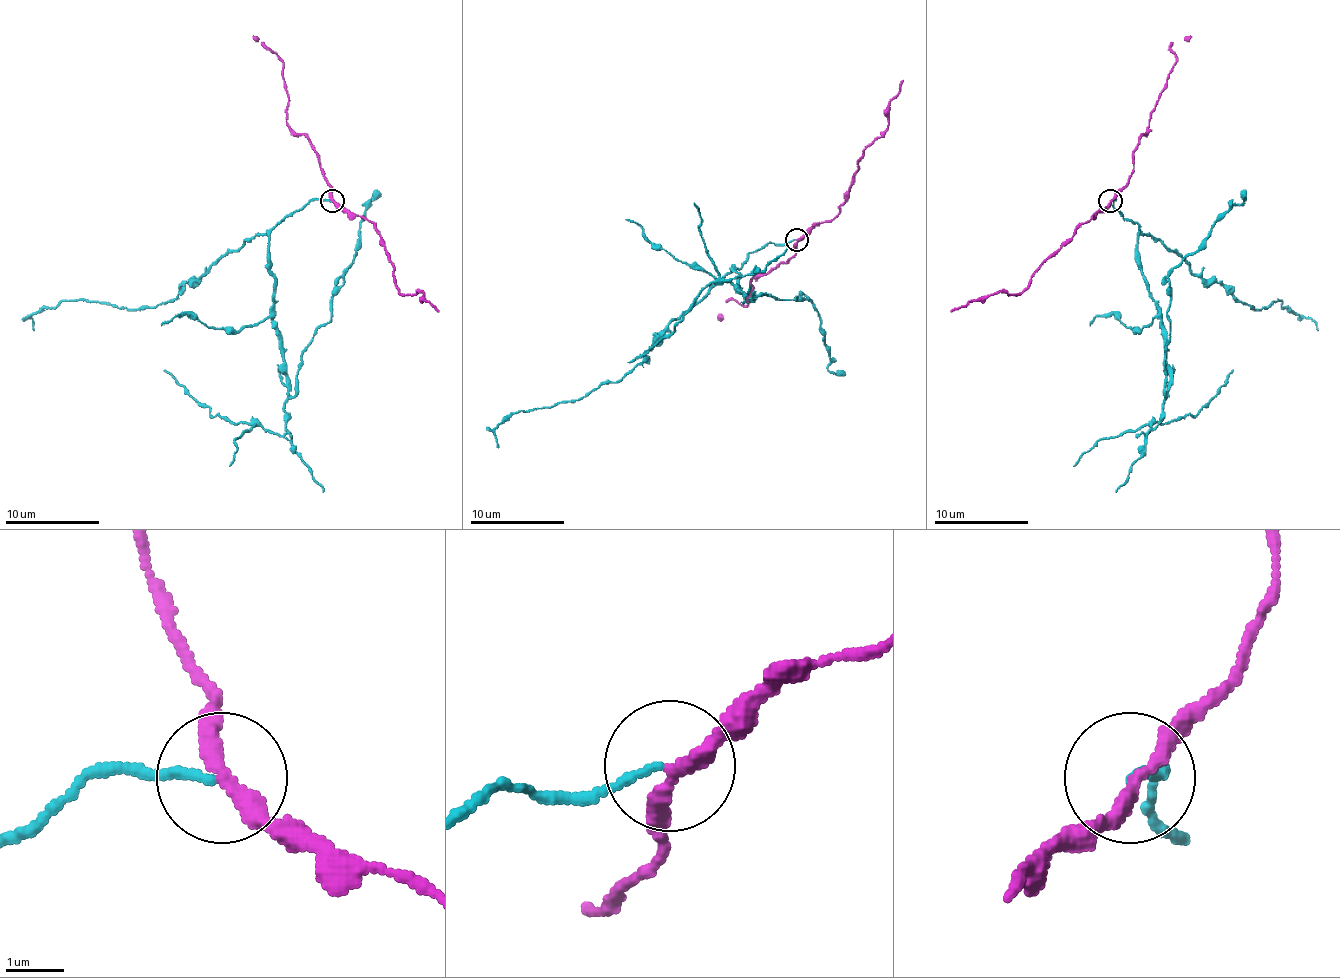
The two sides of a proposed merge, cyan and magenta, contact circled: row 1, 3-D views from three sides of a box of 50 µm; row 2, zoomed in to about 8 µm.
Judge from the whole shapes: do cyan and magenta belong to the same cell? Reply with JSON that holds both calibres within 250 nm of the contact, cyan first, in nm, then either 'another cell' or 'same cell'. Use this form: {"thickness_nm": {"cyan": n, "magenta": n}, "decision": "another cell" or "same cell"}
{"thickness_nm": {"cyan": 140, "magenta": 260}, "decision": "another cell"}

